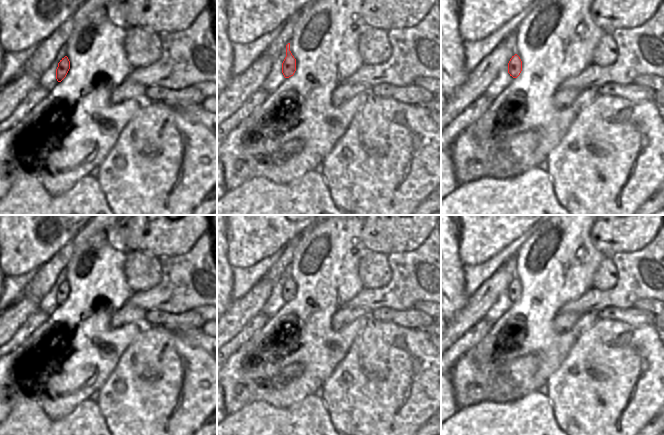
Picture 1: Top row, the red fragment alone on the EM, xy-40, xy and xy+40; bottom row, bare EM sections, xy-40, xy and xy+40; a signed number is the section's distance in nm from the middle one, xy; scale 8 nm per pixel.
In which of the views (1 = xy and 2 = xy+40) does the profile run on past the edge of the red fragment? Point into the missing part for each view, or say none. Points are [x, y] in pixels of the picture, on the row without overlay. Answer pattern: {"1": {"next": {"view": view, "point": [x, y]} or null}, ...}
{"1": {"next": null}, "2": {"next": null}}

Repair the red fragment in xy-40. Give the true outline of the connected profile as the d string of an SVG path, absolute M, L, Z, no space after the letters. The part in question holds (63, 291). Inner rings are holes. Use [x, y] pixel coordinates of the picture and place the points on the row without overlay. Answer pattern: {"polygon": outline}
{"polygon": "M67 280L62 282L58 287L58 291L56 293L56 303L58 306L61 306L67 299L70 293L70 285Z"}

